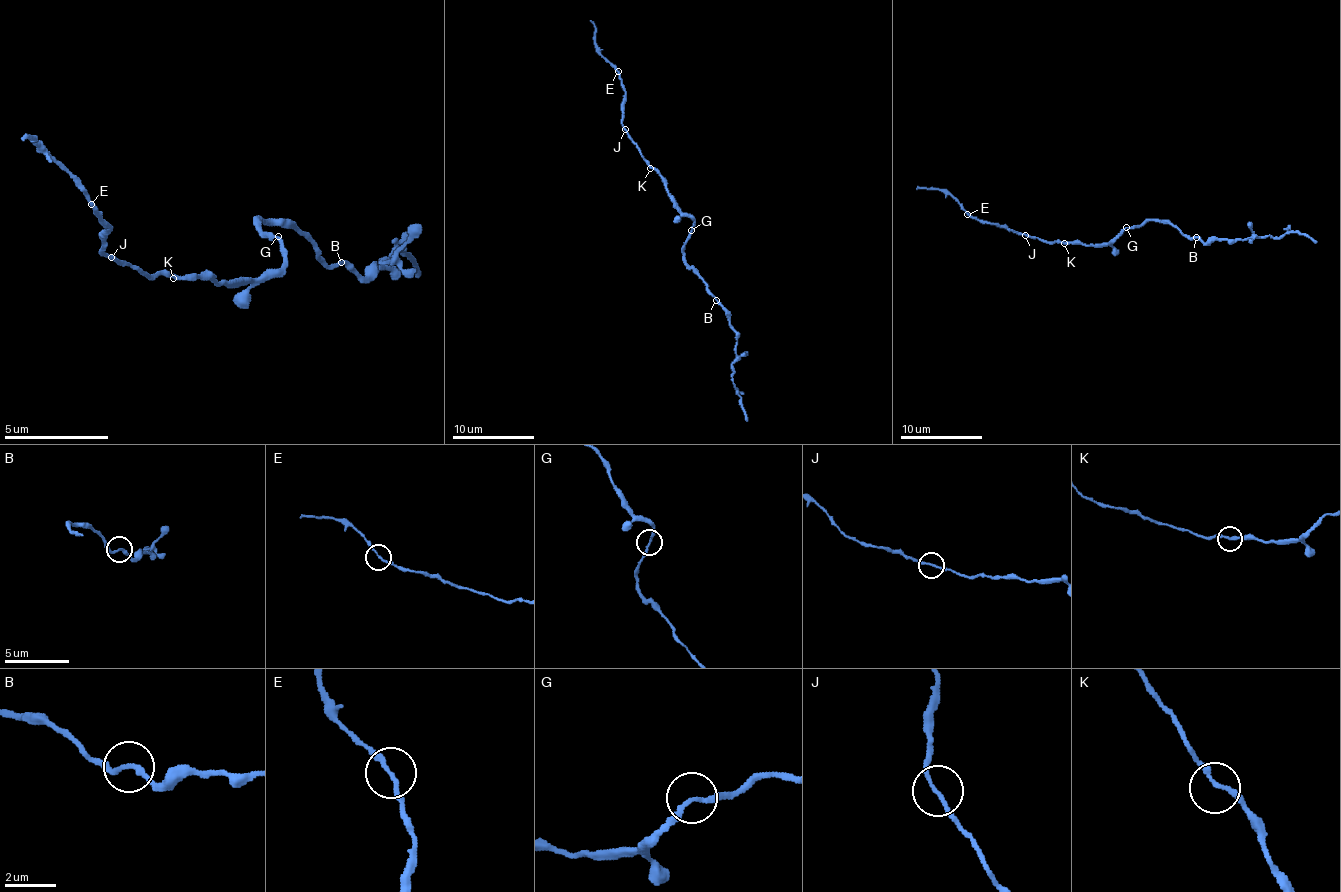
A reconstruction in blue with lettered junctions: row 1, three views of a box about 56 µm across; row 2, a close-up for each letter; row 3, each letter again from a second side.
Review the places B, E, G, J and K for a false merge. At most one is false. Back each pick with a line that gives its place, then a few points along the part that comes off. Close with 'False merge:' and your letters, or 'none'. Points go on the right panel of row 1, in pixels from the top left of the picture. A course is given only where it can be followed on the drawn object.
False merge: none

